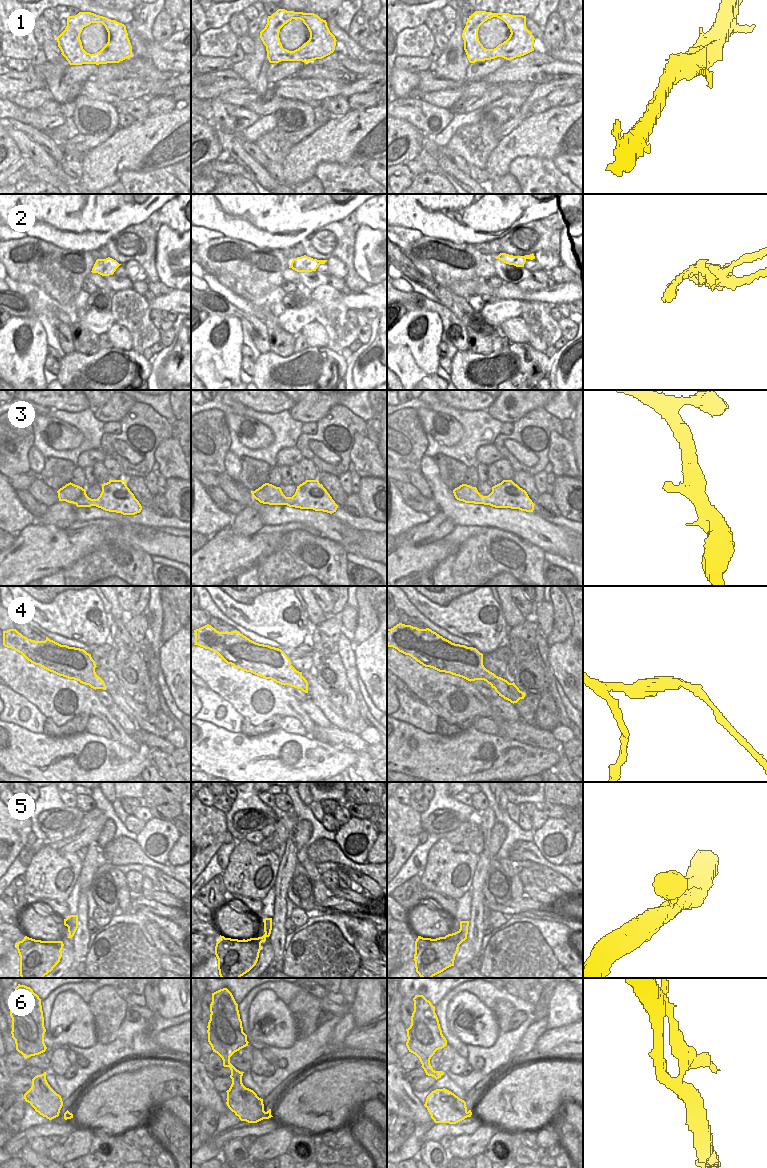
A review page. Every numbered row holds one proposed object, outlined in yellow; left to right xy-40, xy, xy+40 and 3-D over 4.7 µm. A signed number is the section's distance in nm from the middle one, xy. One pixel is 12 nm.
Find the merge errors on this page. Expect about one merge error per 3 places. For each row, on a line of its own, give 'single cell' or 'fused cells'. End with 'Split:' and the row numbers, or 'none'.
1: single cell
2: single cell
3: single cell
4: single cell
5: single cell
6: fused cells
Split: 6

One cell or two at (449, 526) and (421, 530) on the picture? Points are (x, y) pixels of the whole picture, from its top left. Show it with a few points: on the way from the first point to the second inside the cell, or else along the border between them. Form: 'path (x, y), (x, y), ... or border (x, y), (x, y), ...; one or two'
path (442, 526), (428, 530); one

